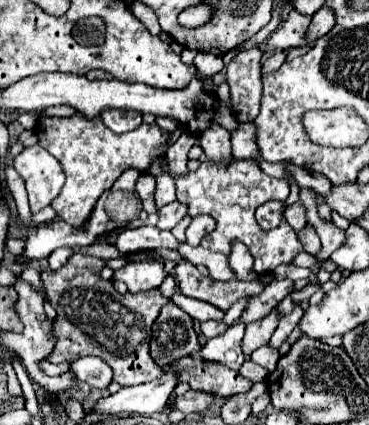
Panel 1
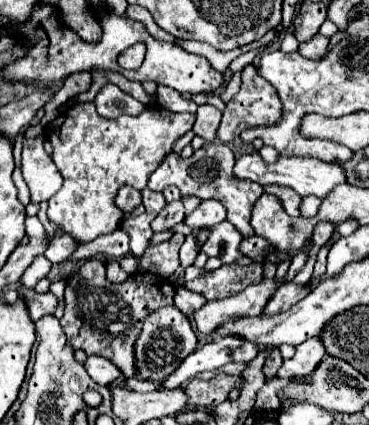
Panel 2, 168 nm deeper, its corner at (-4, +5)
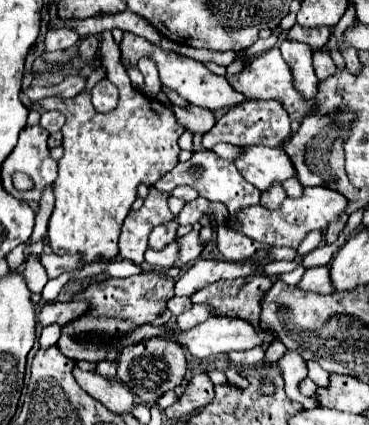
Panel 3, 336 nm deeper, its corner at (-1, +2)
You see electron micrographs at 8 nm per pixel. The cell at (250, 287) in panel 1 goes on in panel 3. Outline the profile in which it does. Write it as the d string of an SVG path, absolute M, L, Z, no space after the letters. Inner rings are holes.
M248 275L228 281L216 281L192 295L192 303L208 305L220 317L238 317L254 329L260 323L260 301L270 291L272 281L262 275Z

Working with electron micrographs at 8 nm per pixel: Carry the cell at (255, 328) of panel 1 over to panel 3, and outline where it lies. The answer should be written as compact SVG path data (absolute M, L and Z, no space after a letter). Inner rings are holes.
M314 267L314 269L306 269L304 279L298 285L300 289L306 291L314 291L320 295L328 295L334 293L334 285L330 281L330 267Z

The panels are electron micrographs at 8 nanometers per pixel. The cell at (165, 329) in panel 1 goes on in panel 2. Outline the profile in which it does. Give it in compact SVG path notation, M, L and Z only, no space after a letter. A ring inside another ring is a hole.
M165 306L155 310L145 318L141 338L137 340L137 370L141 370L141 380L161 382L173 372L183 358L187 358L197 348L197 336L189 324L189 318L177 306Z

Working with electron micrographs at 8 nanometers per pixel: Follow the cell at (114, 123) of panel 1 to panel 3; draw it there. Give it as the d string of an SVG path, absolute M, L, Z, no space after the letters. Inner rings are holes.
M102 79L94 85L92 89L92 105L96 111L100 113L108 113L116 107L118 103L118 89L108 81L108 79Z

